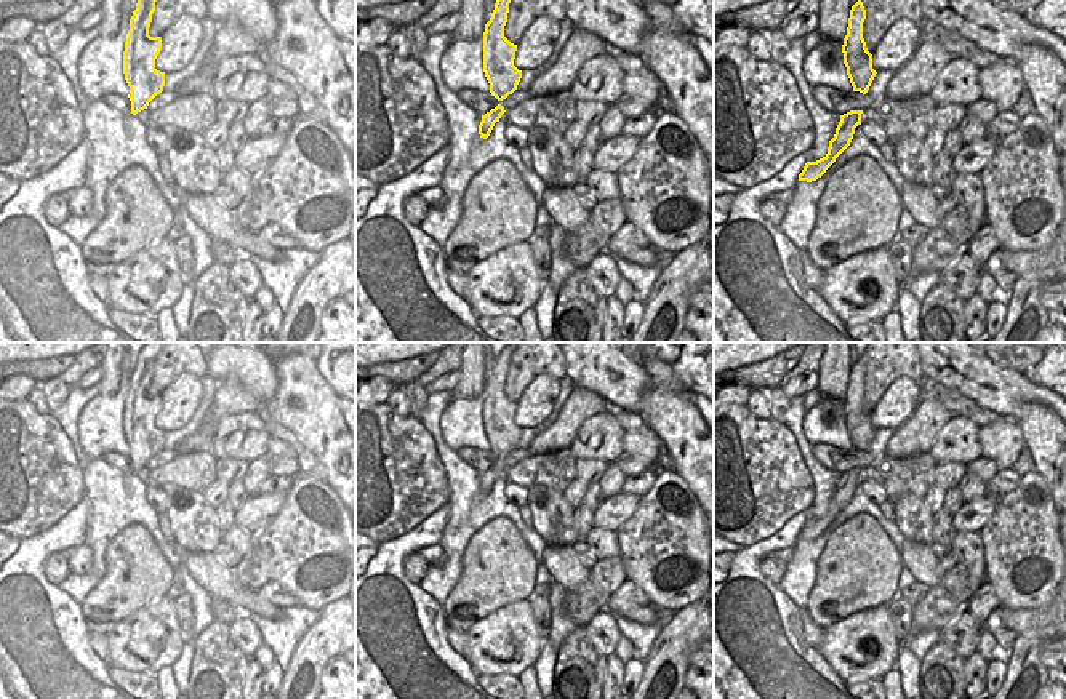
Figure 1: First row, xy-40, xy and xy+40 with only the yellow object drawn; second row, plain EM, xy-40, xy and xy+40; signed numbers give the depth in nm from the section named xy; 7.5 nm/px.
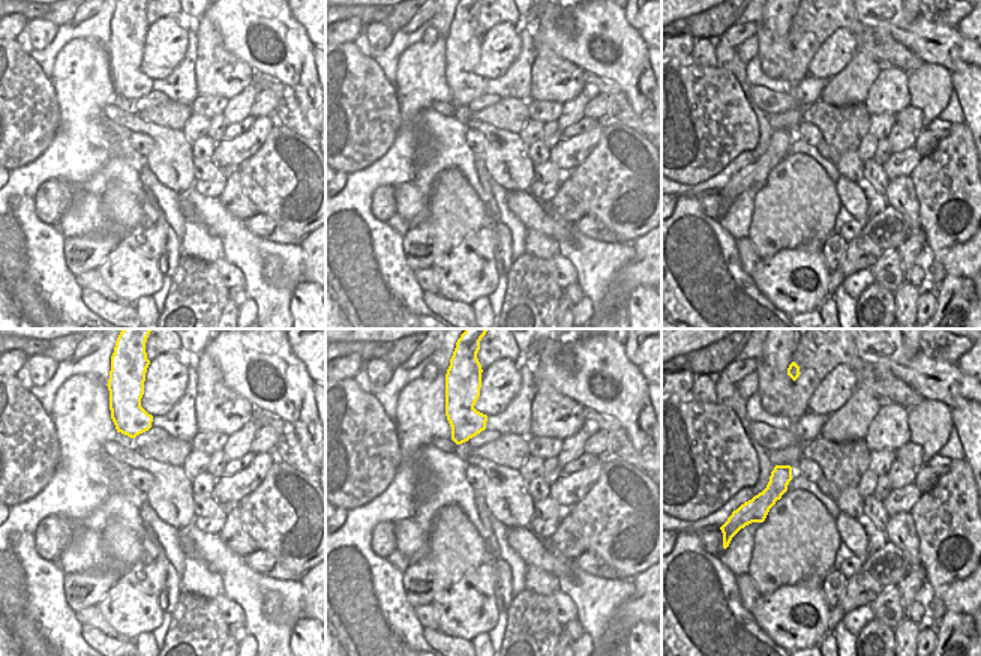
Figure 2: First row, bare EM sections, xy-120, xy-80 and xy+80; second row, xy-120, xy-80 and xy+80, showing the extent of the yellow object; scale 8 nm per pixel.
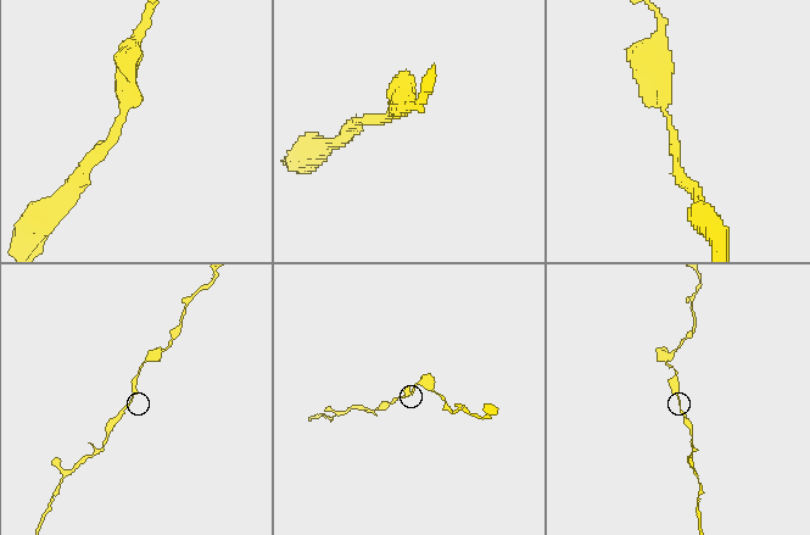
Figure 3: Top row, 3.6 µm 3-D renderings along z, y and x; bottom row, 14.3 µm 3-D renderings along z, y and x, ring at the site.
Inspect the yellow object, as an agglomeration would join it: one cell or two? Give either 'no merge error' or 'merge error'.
no merge error

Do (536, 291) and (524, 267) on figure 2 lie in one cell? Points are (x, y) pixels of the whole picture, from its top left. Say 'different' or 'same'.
same

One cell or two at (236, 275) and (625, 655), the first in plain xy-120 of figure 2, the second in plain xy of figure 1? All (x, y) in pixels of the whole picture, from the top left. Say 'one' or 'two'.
two

